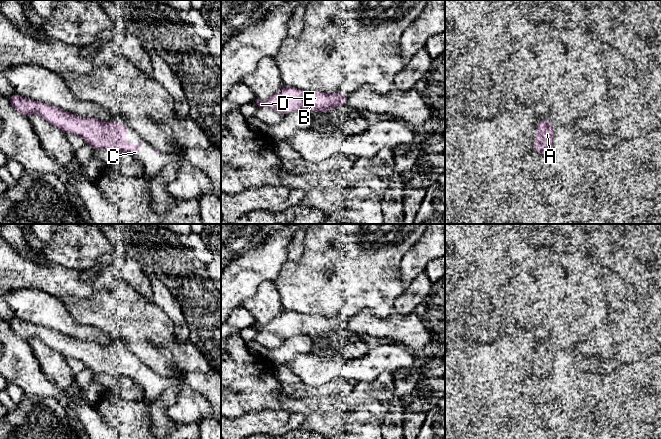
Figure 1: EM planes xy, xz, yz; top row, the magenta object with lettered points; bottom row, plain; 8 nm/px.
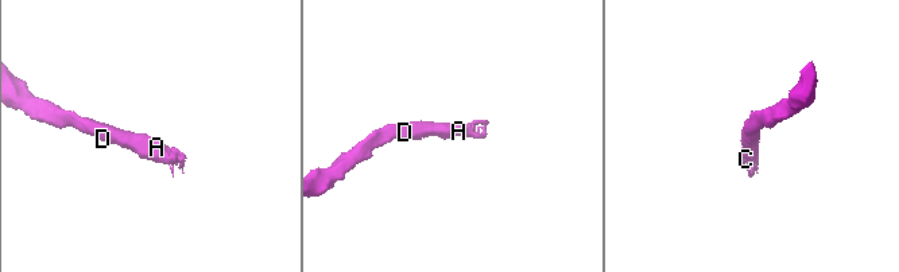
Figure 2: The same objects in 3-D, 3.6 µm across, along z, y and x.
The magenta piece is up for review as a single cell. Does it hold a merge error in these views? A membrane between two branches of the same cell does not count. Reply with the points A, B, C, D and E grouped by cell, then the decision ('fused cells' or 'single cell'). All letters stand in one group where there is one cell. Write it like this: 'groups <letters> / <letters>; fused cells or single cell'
groups A B C D E; single cell

